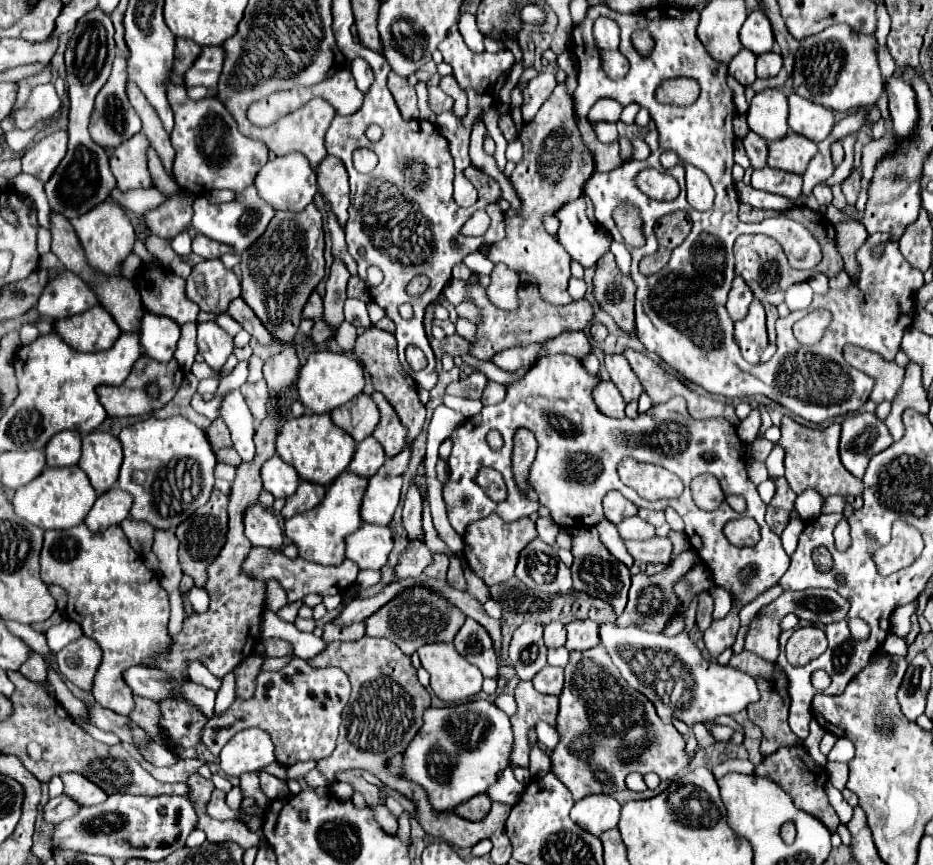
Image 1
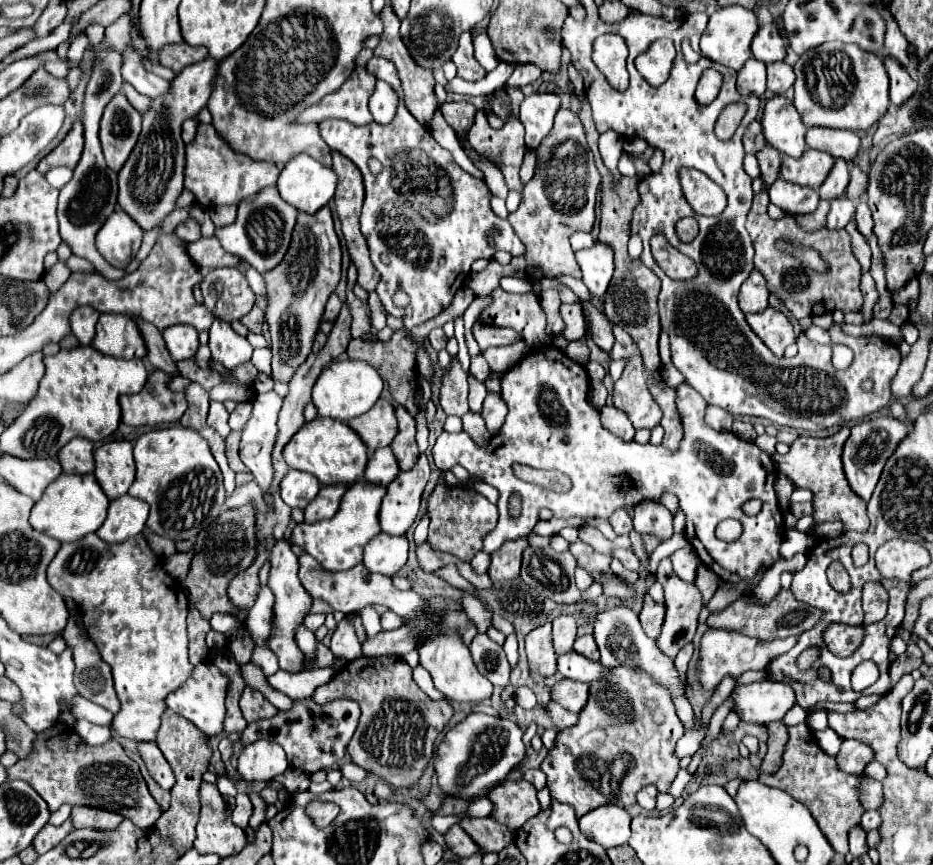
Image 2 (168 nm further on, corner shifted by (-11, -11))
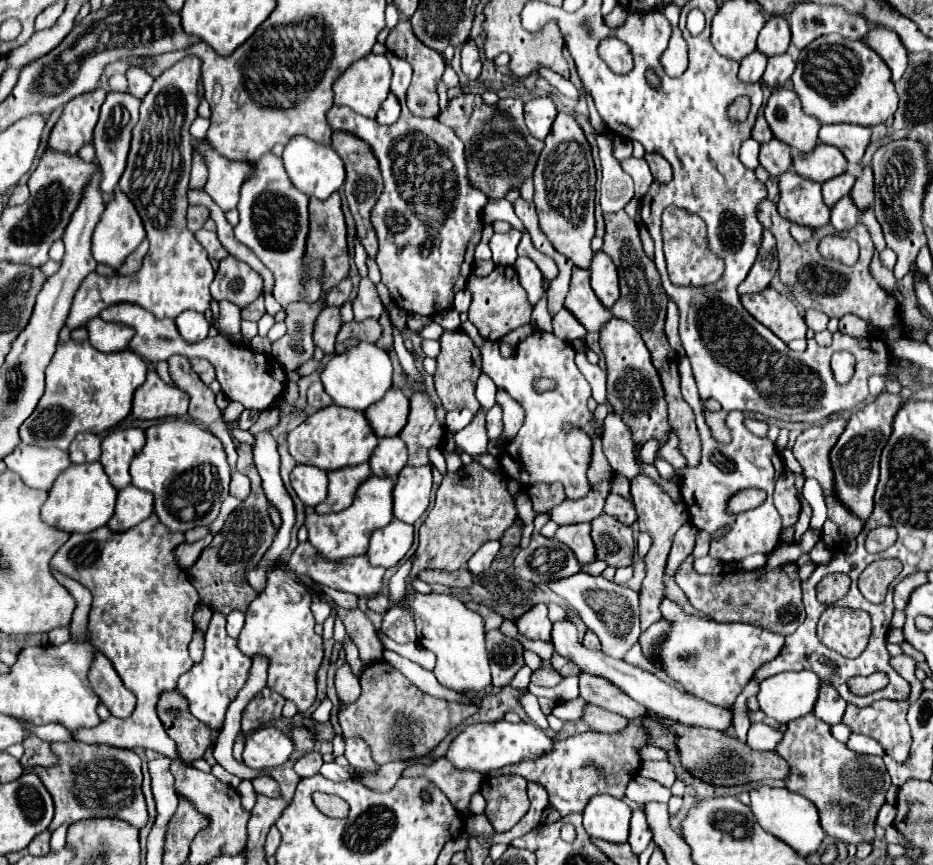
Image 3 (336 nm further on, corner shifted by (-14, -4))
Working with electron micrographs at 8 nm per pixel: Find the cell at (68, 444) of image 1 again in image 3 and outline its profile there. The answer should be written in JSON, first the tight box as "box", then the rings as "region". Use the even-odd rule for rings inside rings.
{"box":[70,434,100,464],"region":[[[78,434],[70,446],[70,460],[74,464],[96,462],[100,458],[100,438],[96,434]]]}

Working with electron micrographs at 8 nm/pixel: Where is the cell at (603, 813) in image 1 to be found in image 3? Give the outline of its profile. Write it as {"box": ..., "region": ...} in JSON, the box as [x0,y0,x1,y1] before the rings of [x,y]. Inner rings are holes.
{"box":[584,794,630,842],"region":[[[608,794],[592,796],[584,808],[584,828],[592,838],[606,842],[626,842],[630,824],[630,806]]]}

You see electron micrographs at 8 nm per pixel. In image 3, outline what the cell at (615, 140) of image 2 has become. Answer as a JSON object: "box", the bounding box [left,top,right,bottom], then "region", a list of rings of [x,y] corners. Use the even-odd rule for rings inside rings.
{"box":[596,134,634,214],"region":[[[604,134],[596,136],[602,162],[602,192],[600,206],[604,214],[622,210],[634,198],[634,182],[622,170],[620,162],[612,156],[612,140]]]}

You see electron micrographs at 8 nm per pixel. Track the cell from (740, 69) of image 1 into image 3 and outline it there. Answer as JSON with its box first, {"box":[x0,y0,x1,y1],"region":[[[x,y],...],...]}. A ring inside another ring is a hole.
{"box":[738,50,766,82],"region":[[[756,50],[756,52],[748,54],[748,58],[744,58],[740,62],[738,78],[744,80],[744,82],[760,82],[762,74],[764,74],[764,66],[766,66],[766,56]]]}

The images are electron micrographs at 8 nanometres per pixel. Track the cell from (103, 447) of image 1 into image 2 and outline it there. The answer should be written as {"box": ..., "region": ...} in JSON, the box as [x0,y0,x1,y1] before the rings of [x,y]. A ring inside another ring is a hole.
{"box":[95,441,135,501],"region":[[[109,441],[95,449],[95,477],[103,493],[113,501],[125,495],[135,479],[133,445],[129,441]]]}

